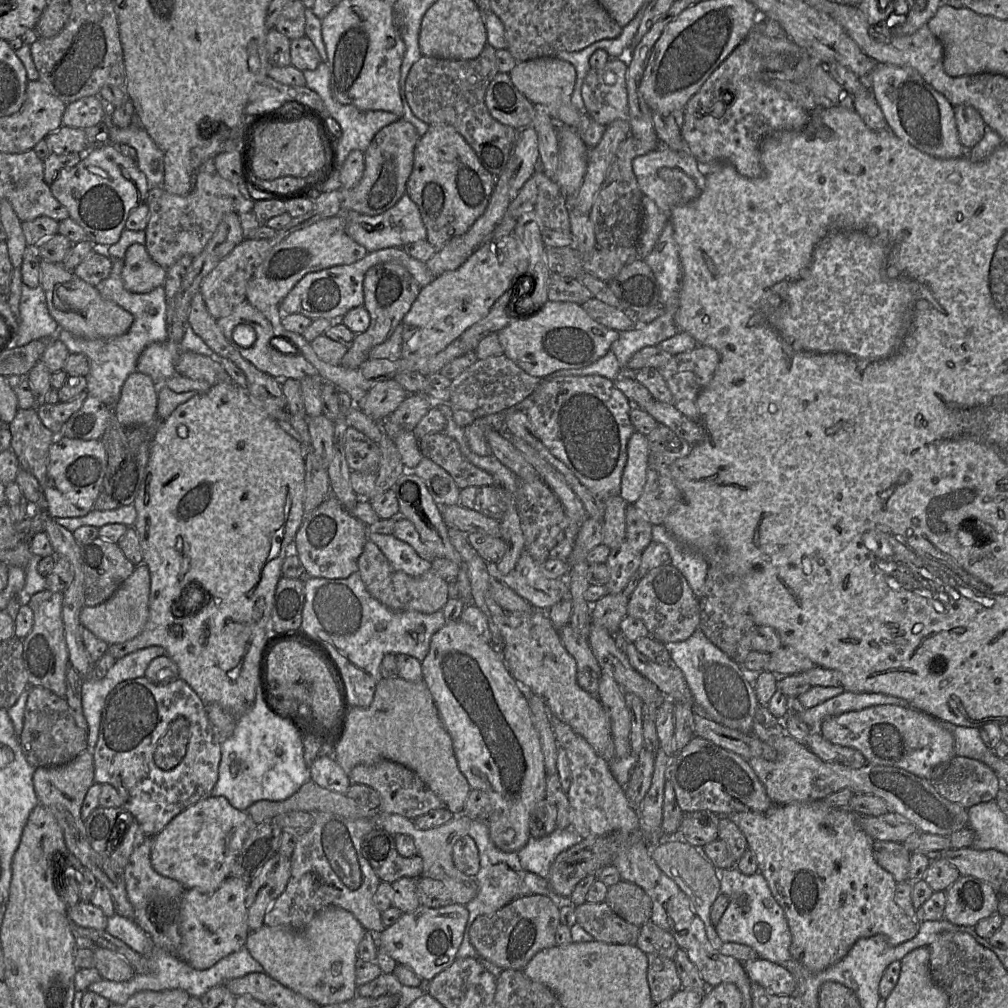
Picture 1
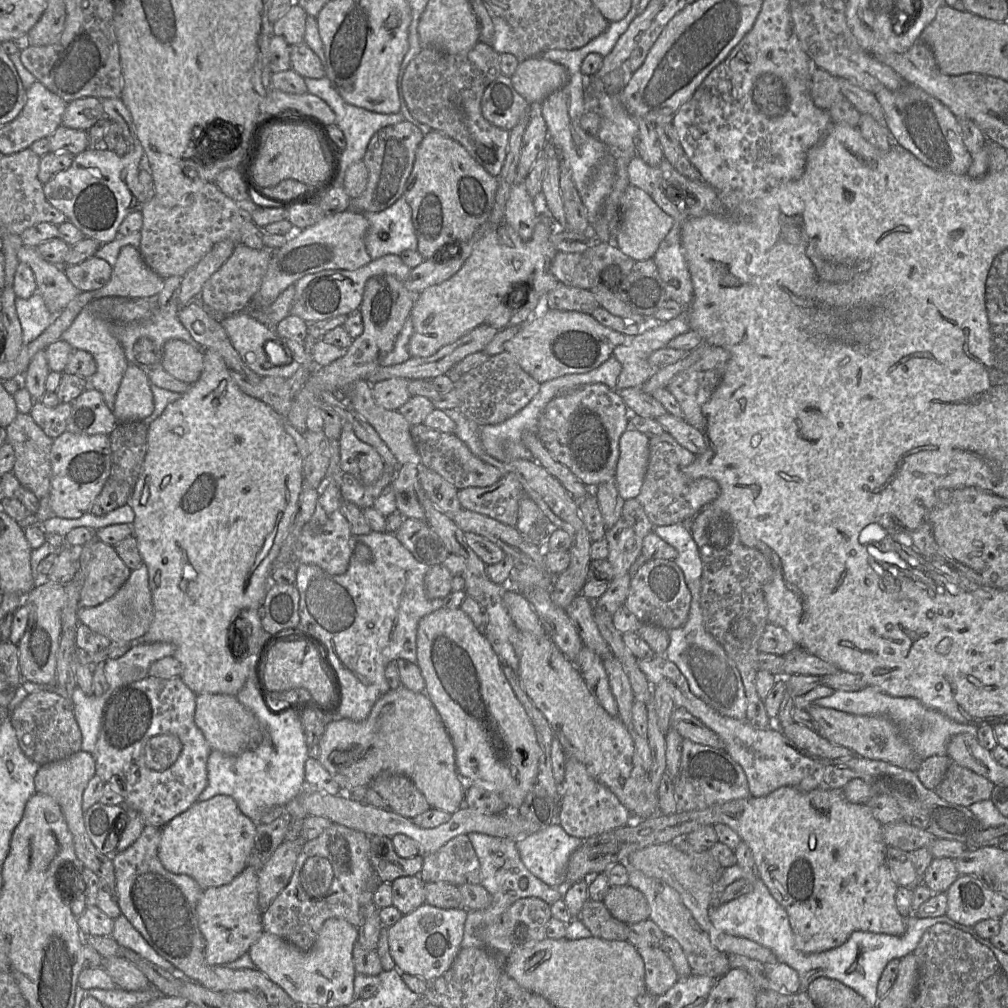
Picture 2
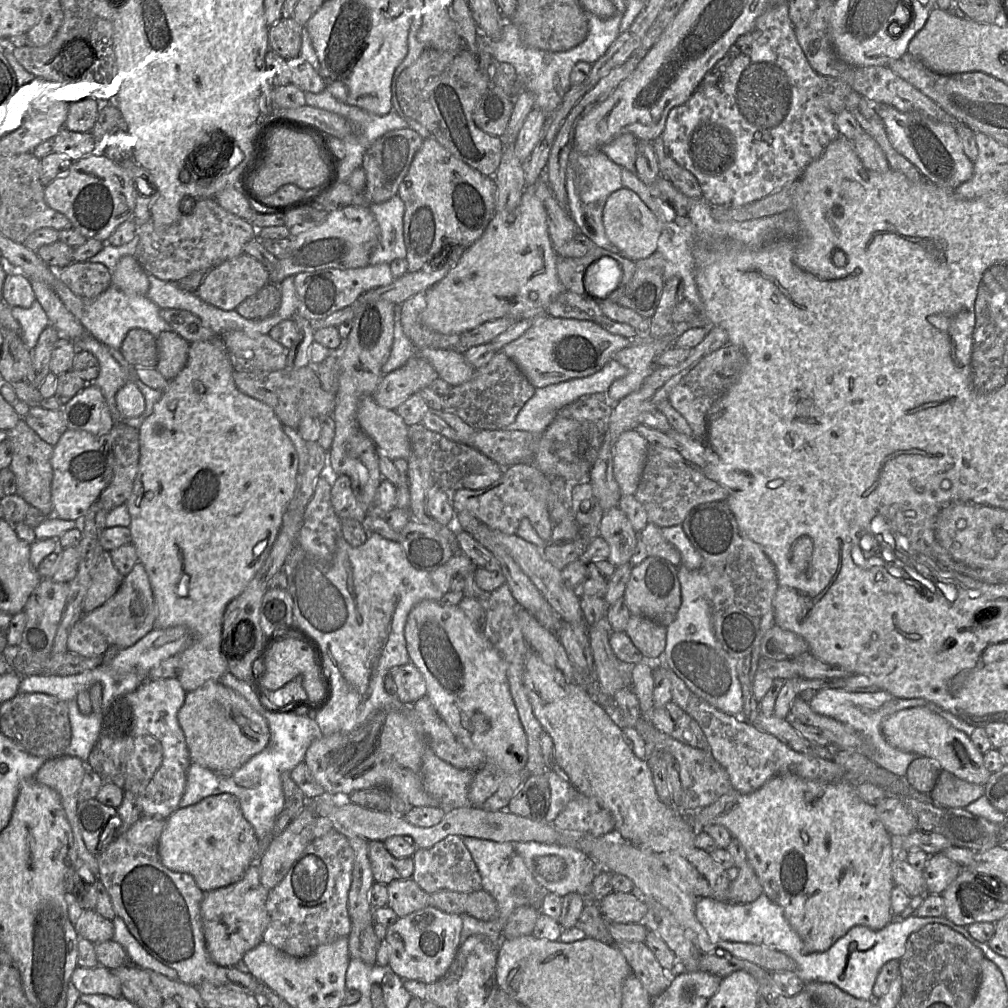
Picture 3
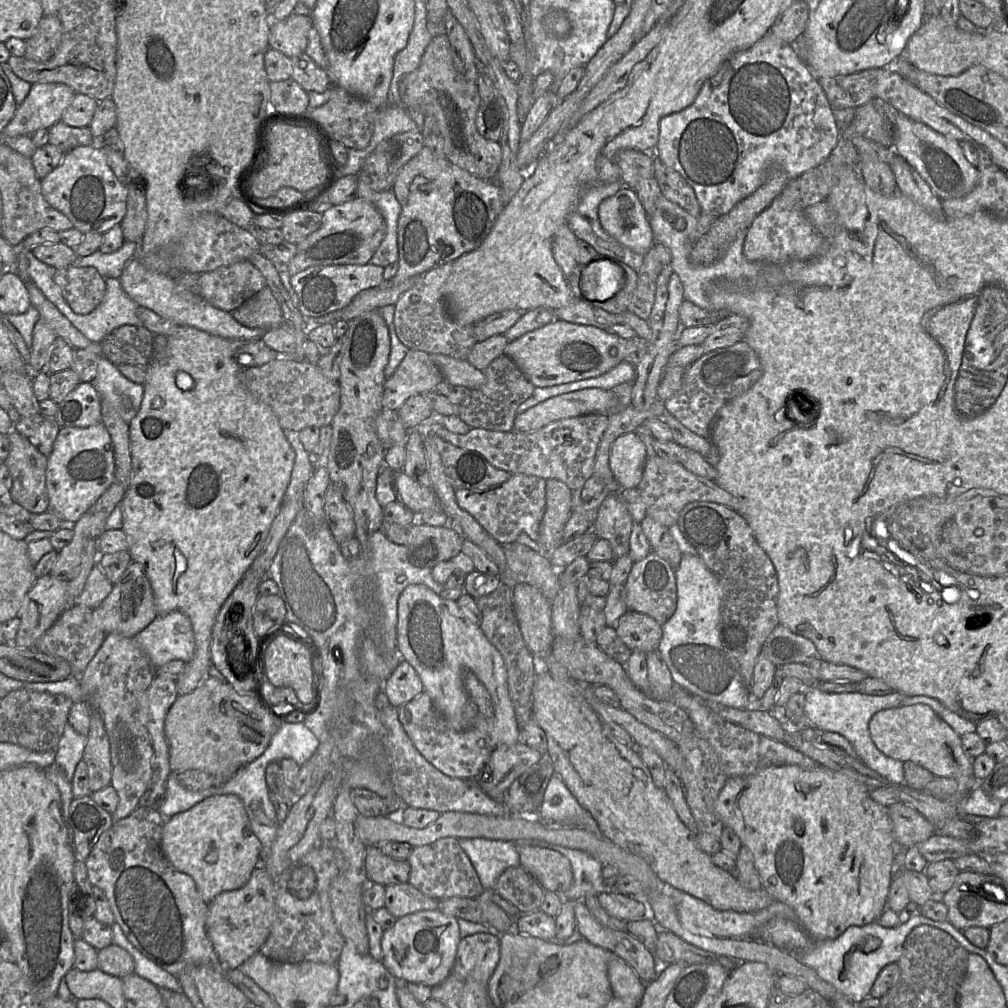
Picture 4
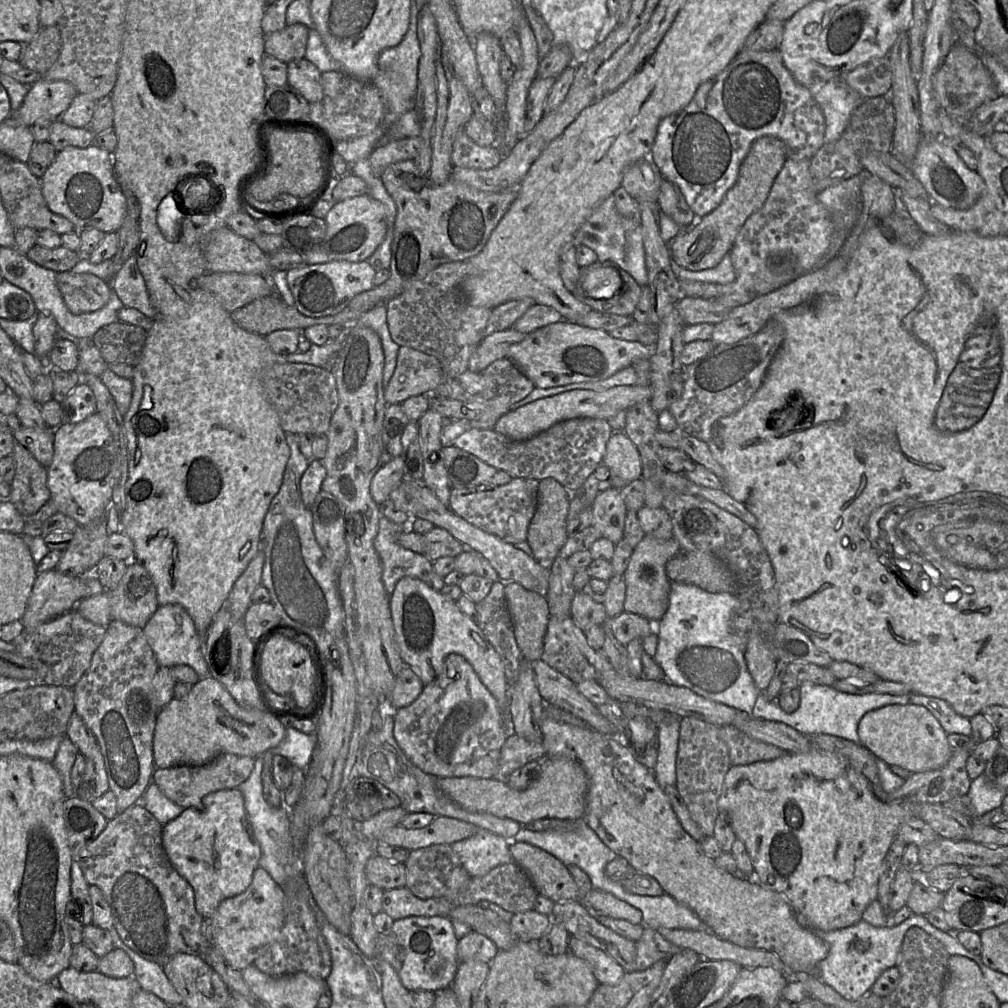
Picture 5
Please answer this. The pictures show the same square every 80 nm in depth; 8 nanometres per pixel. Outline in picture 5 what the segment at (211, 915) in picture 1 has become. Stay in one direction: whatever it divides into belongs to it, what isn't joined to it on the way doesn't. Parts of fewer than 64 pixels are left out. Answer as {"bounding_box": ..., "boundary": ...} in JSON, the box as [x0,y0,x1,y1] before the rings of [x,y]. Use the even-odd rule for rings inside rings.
{"bounding_box":[208,867,285,971],"boundary":[[[257,867],[250,886],[242,894],[223,900],[208,921],[208,933],[214,946],[228,964],[243,971],[273,943],[285,920],[285,895],[270,874]]]}

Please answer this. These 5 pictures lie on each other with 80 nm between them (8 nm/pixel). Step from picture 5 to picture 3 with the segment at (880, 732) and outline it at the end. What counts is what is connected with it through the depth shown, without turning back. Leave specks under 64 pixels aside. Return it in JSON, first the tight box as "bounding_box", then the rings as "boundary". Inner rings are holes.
{"bounding_box":[881,707,992,785],"boundary":[[[926,707],[907,708],[887,716],[881,724],[881,730],[891,746],[932,759],[938,763],[941,771],[967,782],[984,785],[992,774],[984,765],[984,754],[972,743],[970,735],[956,729]]]}

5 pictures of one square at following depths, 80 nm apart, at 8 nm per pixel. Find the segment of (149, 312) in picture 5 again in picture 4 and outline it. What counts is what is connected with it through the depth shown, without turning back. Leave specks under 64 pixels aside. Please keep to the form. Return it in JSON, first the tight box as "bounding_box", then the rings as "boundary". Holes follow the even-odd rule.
{"bounding_box":[119,257,268,341],"boundary":[[[136,257],[125,265],[119,281],[127,295],[140,307],[152,310],[159,316],[175,321],[181,326],[192,326],[215,336],[242,341],[262,339],[268,332],[262,328],[249,328],[242,325],[231,312],[214,307],[197,292],[178,285],[173,277],[149,270]]]}

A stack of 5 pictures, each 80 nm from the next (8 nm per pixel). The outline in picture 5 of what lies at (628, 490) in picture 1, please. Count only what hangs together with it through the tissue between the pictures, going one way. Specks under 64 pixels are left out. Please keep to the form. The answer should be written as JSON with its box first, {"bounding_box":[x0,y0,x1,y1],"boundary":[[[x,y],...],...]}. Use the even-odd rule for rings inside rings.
{"bounding_box":[603,432,641,483],"boundary":[[[624,432],[612,433],[606,445],[603,465],[627,483],[641,478],[639,451]]]}

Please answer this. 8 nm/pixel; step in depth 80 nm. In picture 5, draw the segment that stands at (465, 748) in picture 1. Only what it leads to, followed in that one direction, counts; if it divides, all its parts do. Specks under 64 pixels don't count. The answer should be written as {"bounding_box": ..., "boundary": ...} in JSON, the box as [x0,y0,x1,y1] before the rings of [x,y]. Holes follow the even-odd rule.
{"bounding_box":[389,576,510,719],"boundary":[[[405,576],[397,582],[389,596],[389,606],[400,656],[405,665],[420,677],[424,686],[445,673],[448,655],[459,654],[471,664],[507,719],[510,685],[501,657],[476,622],[465,615],[454,600],[418,578]]]}

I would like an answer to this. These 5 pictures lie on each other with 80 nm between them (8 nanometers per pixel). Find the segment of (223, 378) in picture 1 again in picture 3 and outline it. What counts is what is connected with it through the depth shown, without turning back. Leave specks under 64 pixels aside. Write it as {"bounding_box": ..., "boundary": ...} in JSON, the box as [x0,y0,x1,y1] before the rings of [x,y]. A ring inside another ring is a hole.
{"bounding_box":[156,331,190,380],"boundary":[[[164,331],[156,338],[158,362],[156,369],[173,380],[186,366],[190,343],[177,333]]]}

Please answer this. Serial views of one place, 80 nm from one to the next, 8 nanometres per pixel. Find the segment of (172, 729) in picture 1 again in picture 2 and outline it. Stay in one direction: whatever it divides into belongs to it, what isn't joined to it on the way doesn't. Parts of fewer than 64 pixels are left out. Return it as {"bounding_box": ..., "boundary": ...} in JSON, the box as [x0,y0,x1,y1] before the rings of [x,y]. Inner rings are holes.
{"bounding_box":[145,734,182,771],"boundary":[[[173,734],[157,735],[145,745],[145,764],[154,771],[164,771],[174,764],[182,750],[180,739]]]}

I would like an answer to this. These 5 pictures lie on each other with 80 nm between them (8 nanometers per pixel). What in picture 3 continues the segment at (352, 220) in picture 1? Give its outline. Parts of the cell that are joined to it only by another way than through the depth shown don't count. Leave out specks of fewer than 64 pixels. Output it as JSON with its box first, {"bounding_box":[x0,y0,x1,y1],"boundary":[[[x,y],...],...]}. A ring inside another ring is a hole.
{"bounding_box":[366,195,405,265],"boundary":[[[395,195],[383,203],[374,204],[366,201],[366,204],[380,227],[379,242],[370,255],[370,265],[390,264],[393,260],[405,258],[403,200]]]}

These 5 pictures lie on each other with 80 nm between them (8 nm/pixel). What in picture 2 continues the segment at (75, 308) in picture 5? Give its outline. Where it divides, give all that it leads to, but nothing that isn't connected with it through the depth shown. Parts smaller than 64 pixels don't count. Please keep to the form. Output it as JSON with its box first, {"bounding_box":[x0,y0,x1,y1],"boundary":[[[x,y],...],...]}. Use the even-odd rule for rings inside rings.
{"bounding_box":[62,256,113,292],"boundary":[[[96,256],[76,265],[62,267],[70,282],[81,292],[101,289],[108,283],[113,272],[113,267],[107,261]]]}

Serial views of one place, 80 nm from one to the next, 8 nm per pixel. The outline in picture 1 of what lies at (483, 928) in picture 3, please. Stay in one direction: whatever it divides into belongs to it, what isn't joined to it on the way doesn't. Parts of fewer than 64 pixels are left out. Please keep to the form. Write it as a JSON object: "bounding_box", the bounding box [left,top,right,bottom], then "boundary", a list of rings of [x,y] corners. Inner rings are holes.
{"bounding_box":[457,821,568,964],"boundary":[[[474,821],[468,831],[478,848],[480,869],[475,876],[478,885],[478,893],[465,907],[469,912],[469,918],[464,930],[463,941],[457,951],[457,958],[472,957],[478,959],[482,964],[482,958],[470,941],[470,928],[475,919],[482,915],[489,915],[502,909],[511,901],[529,895],[543,895],[550,898],[555,905],[561,906],[568,902],[568,898],[555,893],[549,885],[547,879],[544,879],[534,873],[525,871],[516,852],[503,852],[498,849],[491,840],[489,829],[485,821]]]}

